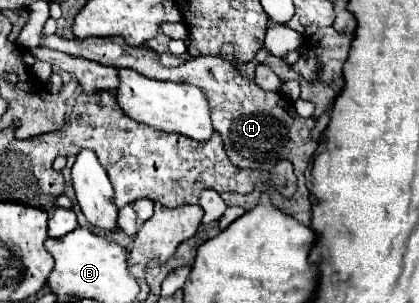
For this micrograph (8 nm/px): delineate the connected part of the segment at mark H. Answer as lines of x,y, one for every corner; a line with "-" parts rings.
41,34
39,46
67,52
71,56
89,58
89,60
101,62
105,66
131,68
131,70
137,70
139,74
155,78
155,80
187,82
187,84
201,88
211,102
213,126
223,138
229,160
235,166
245,166
245,168
273,168
279,160
289,160
295,166
297,194
293,198
285,198
281,194
275,194
273,202
279,202
279,208
283,208
291,216
311,210
309,188
305,186
305,170
307,170
309,160
313,158
313,154
319,146
319,142
311,138
311,130
317,124
315,118
297,116
293,102
289,102
289,98
285,98
281,92
263,90
261,86
255,84
255,80
243,78
233,62
219,58
219,56
201,56
201,58
193,58
191,62
185,62
177,68
163,68
159,64
157,52
153,52
147,46
129,46
123,38
85,38
85,40
73,38
73,40
65,40
57,34
53,34
53,36

